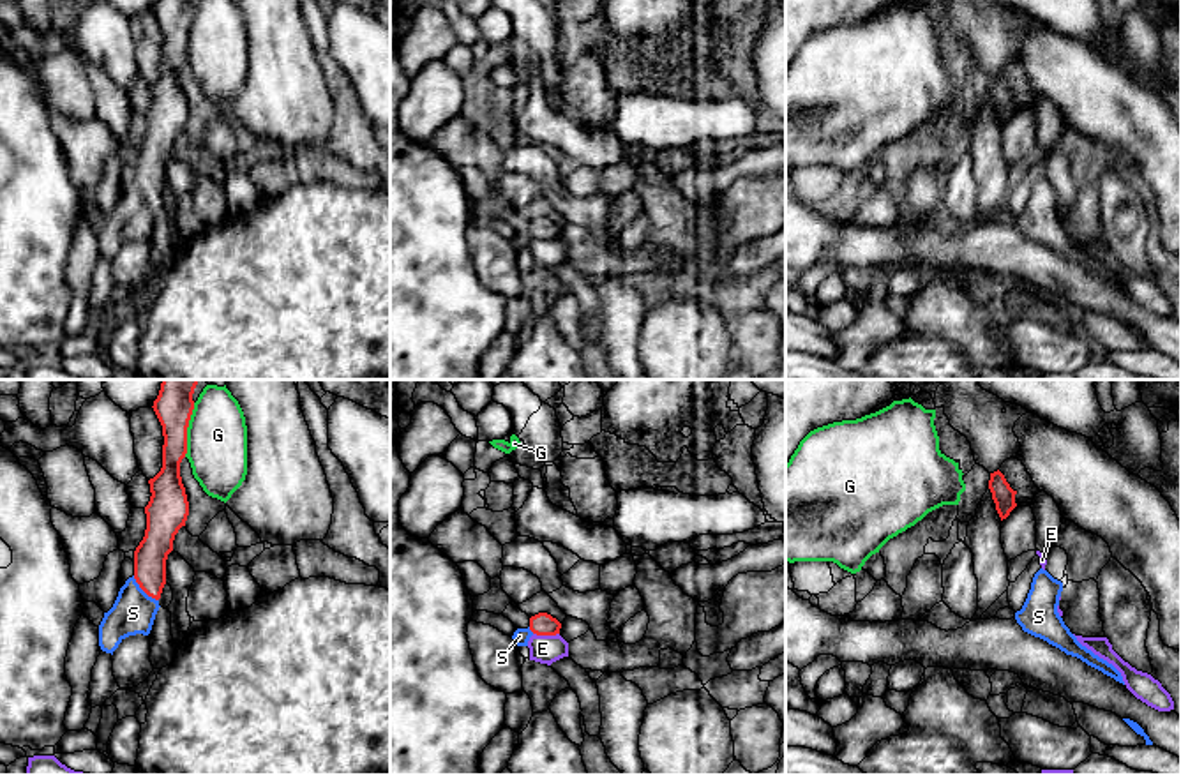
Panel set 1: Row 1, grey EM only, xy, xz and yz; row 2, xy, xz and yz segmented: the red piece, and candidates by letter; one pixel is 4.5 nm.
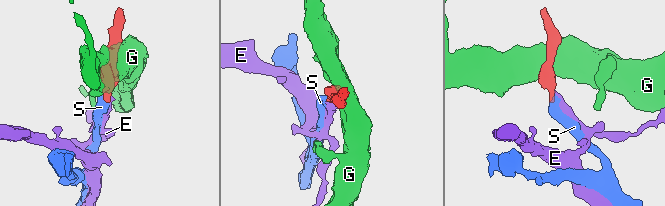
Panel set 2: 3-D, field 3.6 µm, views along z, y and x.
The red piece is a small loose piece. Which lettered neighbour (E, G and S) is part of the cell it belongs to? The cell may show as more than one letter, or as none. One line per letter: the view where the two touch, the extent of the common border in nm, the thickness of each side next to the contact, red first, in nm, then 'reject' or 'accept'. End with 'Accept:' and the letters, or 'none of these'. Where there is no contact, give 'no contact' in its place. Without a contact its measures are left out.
E: contact in xz; length 120 nm; calibres 110 and 130 nm; reject
G: contact in xy; length 260 nm; calibres 160 and 280 nm; reject
S: contact in xy; length 170 nm; calibres 150 and 190 nm; accept
Accept: S

